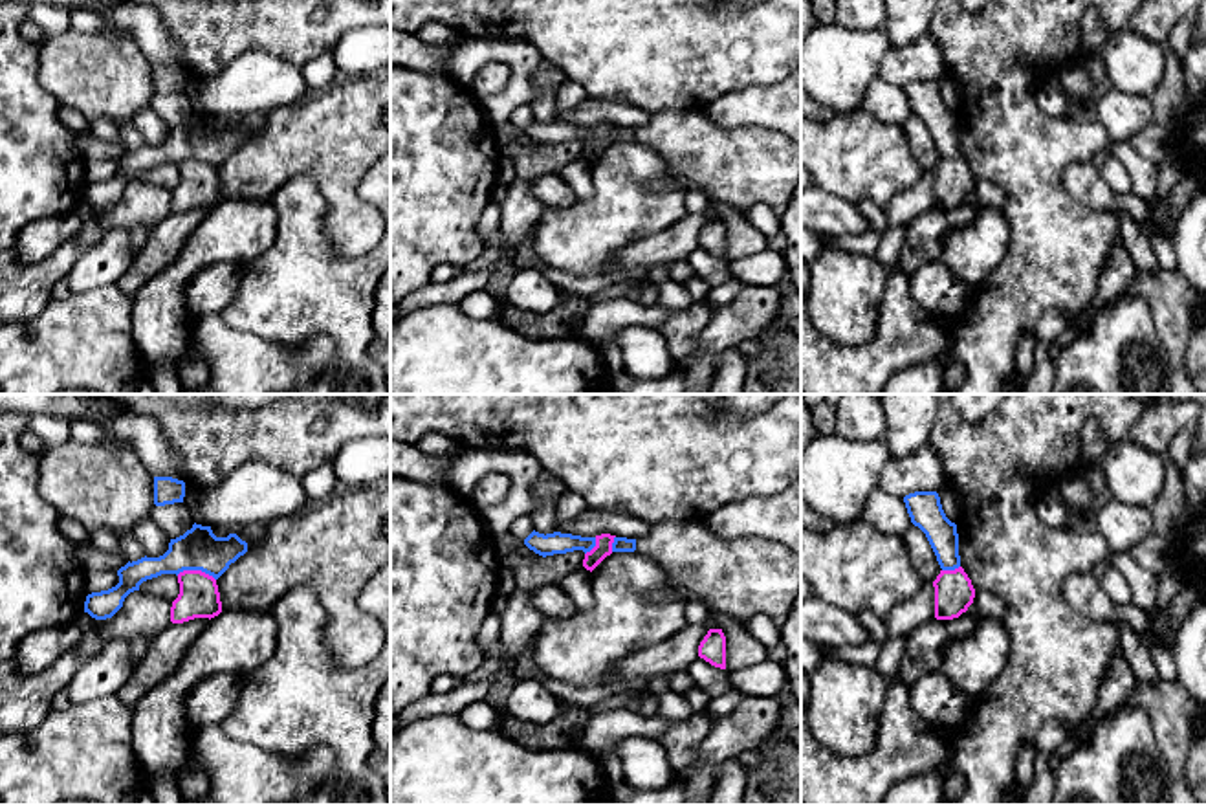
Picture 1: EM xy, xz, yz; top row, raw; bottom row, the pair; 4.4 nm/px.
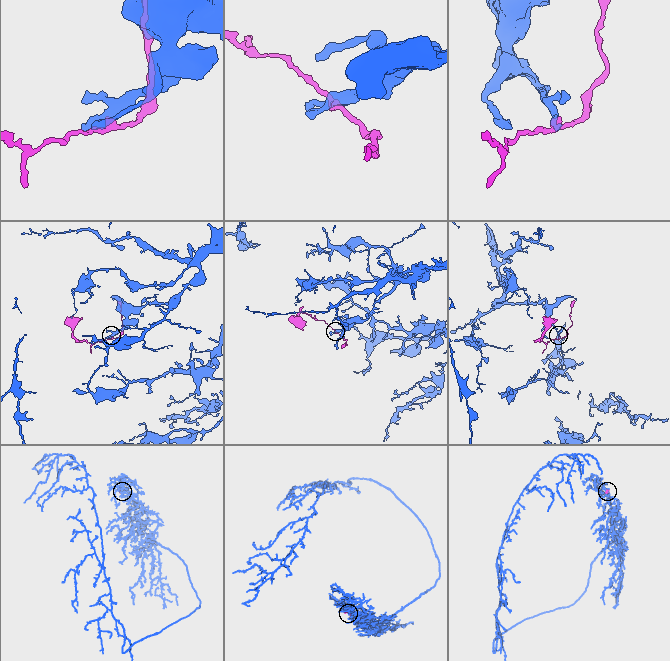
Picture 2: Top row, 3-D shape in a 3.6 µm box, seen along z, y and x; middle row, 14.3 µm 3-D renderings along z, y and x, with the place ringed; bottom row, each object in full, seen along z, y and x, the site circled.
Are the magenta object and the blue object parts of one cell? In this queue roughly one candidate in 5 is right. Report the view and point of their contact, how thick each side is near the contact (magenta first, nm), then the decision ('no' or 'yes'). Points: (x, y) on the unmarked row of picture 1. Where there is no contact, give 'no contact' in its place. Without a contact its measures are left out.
xy (197, 160) | 180/190 nm | no

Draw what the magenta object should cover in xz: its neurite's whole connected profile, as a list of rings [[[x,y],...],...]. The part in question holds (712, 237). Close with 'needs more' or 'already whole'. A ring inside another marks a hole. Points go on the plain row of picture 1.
[[[709,218],[698,235],[698,246],[715,257],[726,259],[726,226],[722,218]]]; already whole

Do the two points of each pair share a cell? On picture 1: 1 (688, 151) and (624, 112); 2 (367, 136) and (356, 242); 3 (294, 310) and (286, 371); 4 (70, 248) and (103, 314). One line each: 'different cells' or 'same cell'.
1: different cells
2: same cell
3: different cells
4: different cells

